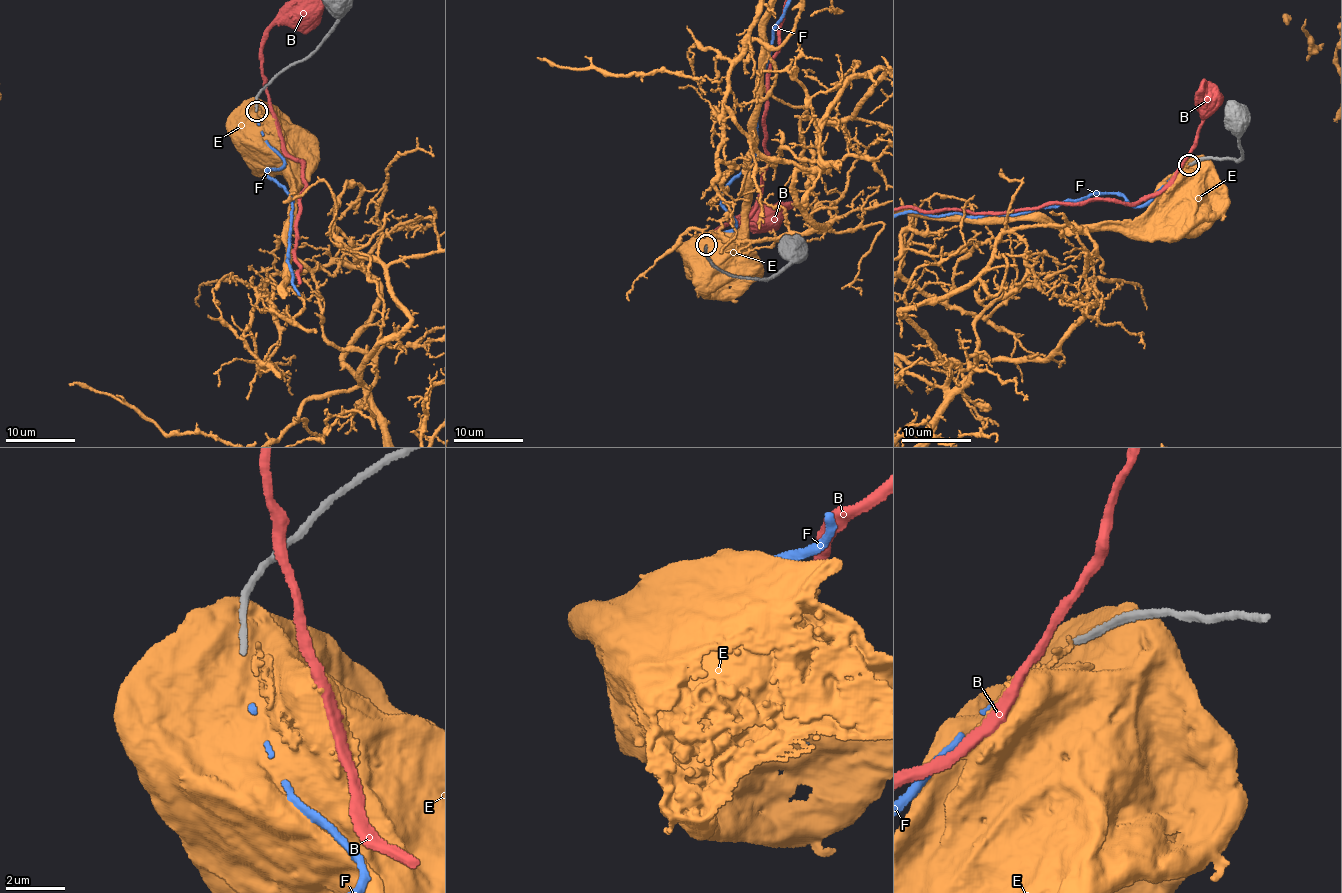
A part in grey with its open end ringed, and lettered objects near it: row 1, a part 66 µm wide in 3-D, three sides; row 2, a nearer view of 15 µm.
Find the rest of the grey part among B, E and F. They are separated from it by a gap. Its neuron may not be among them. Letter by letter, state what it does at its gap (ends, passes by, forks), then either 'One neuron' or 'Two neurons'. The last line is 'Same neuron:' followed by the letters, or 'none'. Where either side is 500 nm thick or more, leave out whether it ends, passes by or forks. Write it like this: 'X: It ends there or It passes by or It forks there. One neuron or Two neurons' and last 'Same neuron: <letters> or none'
B: It passes by. Two neurons
E: It ends there. Two neurons
F: It ends there. One neuron
Same neuron: F

